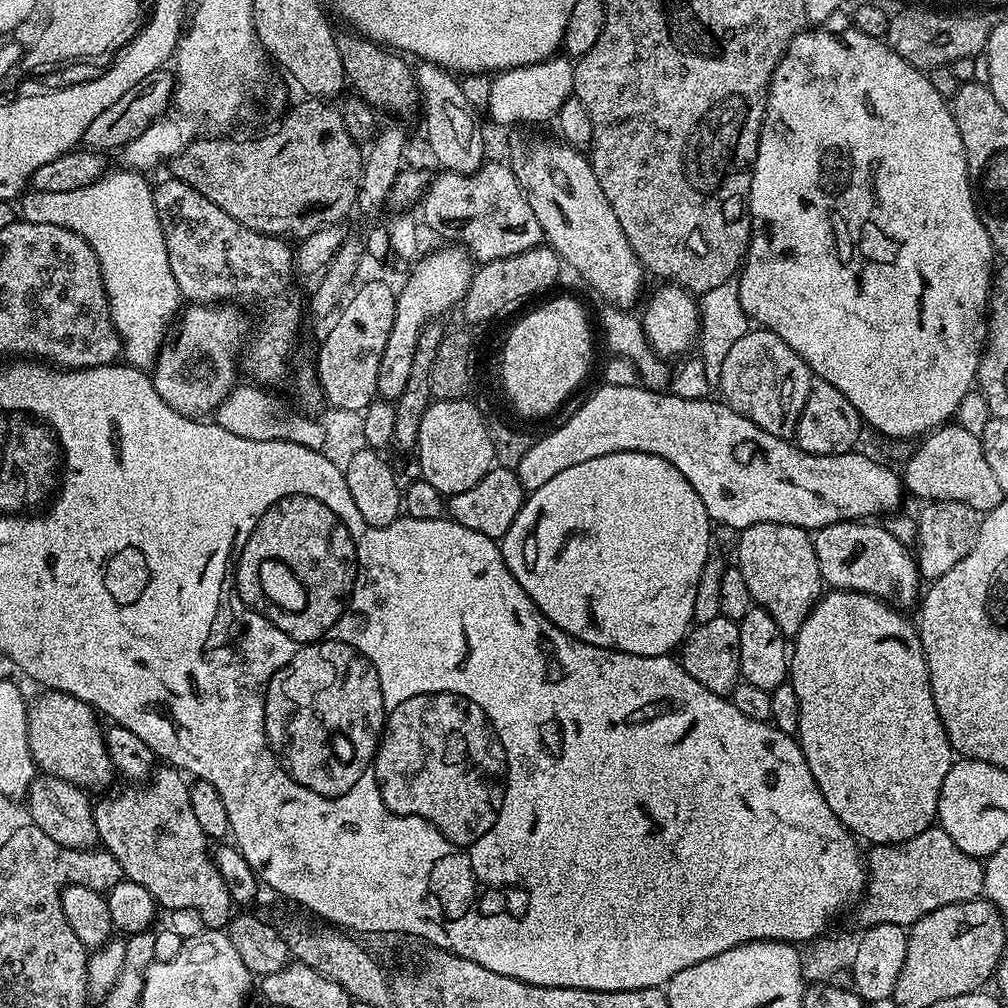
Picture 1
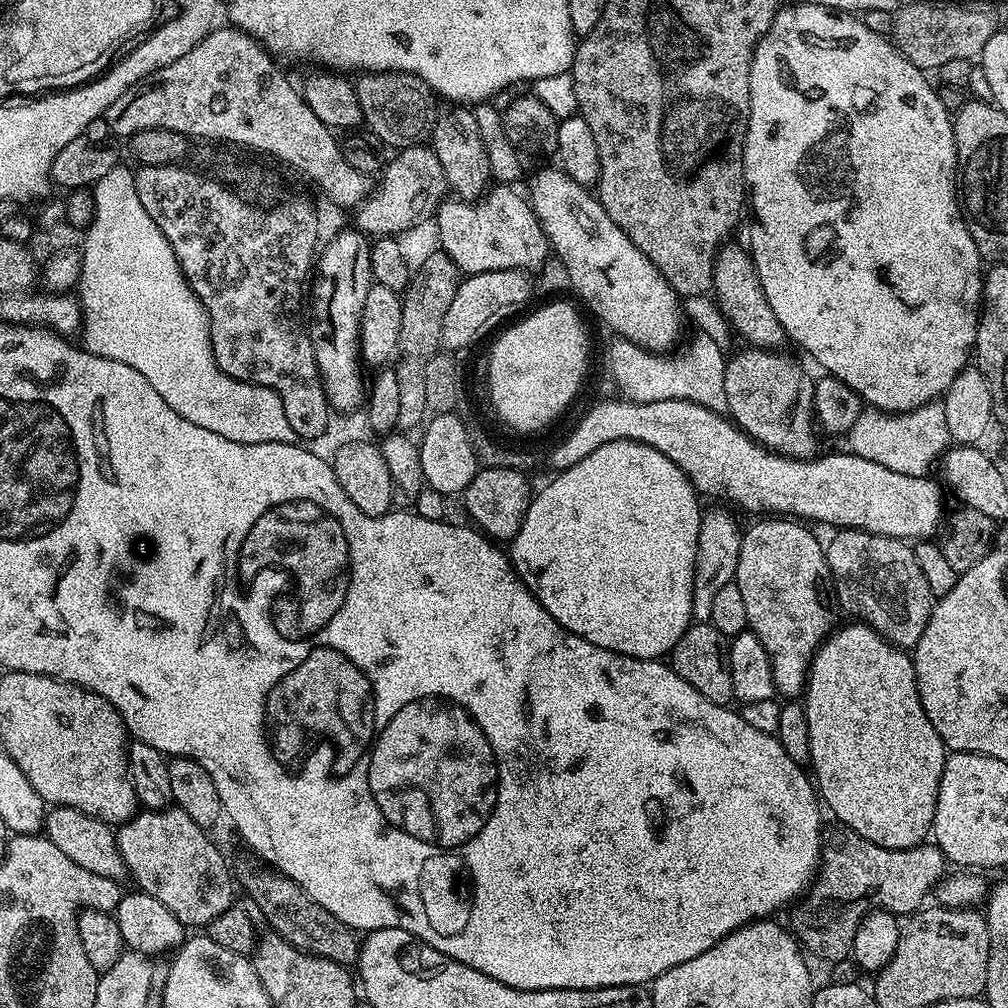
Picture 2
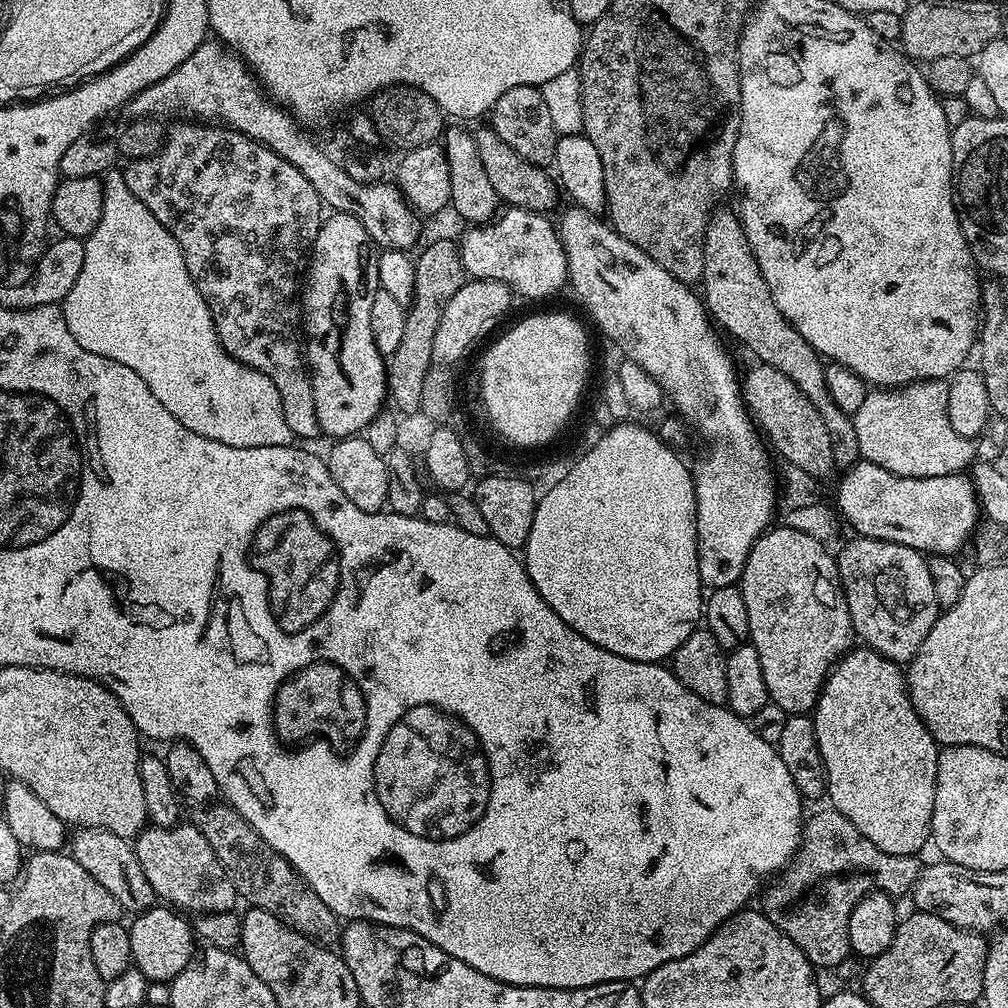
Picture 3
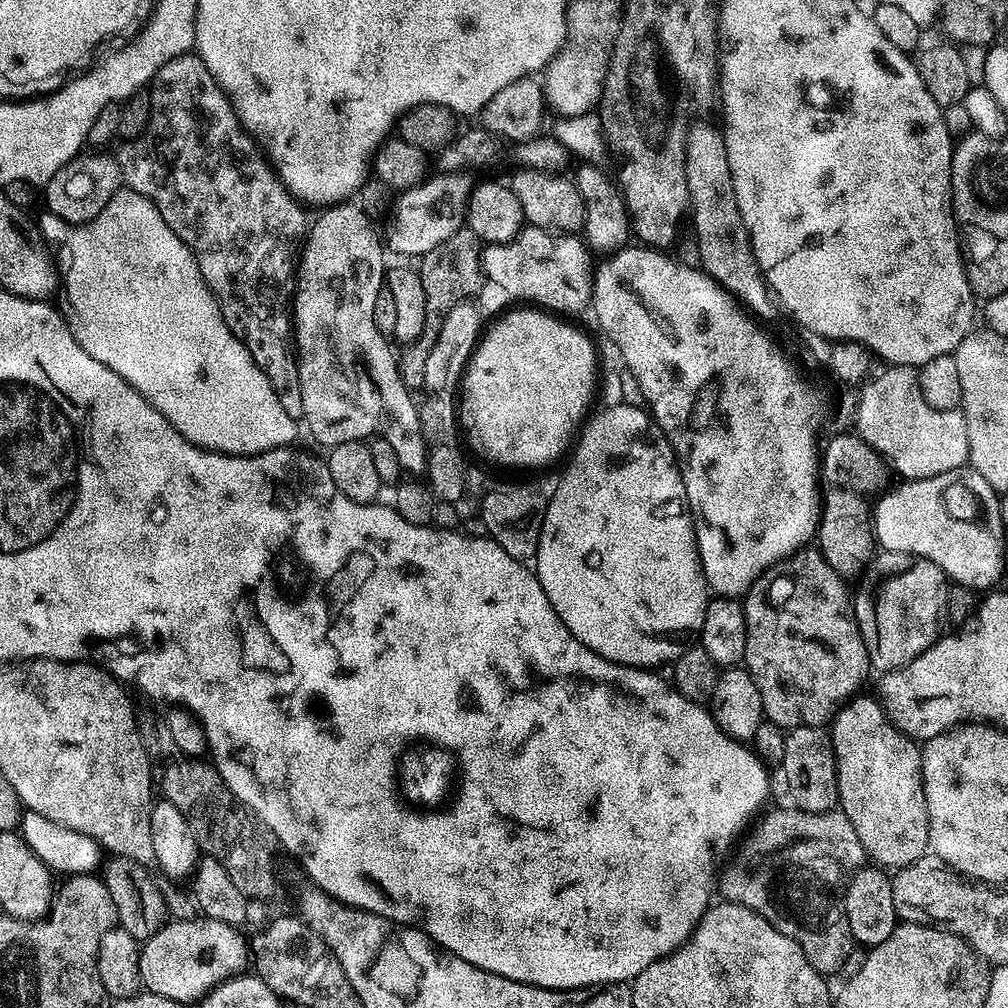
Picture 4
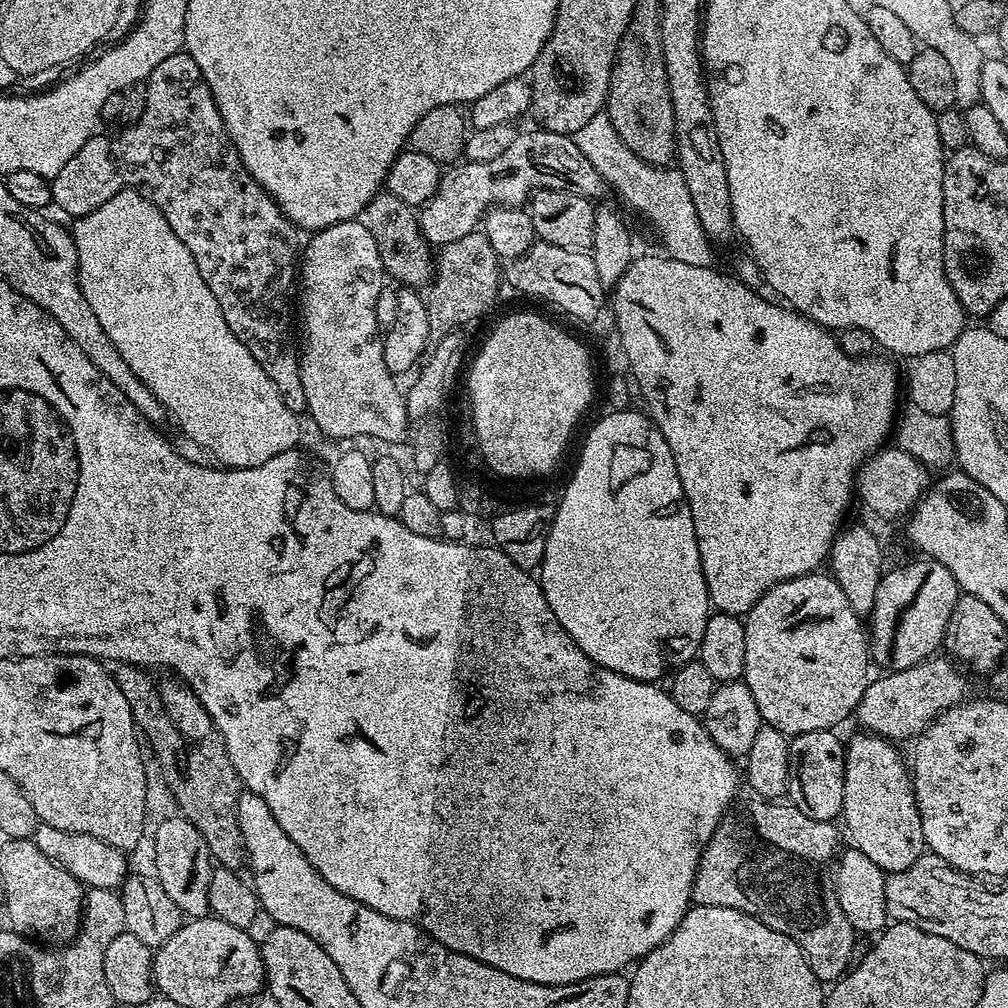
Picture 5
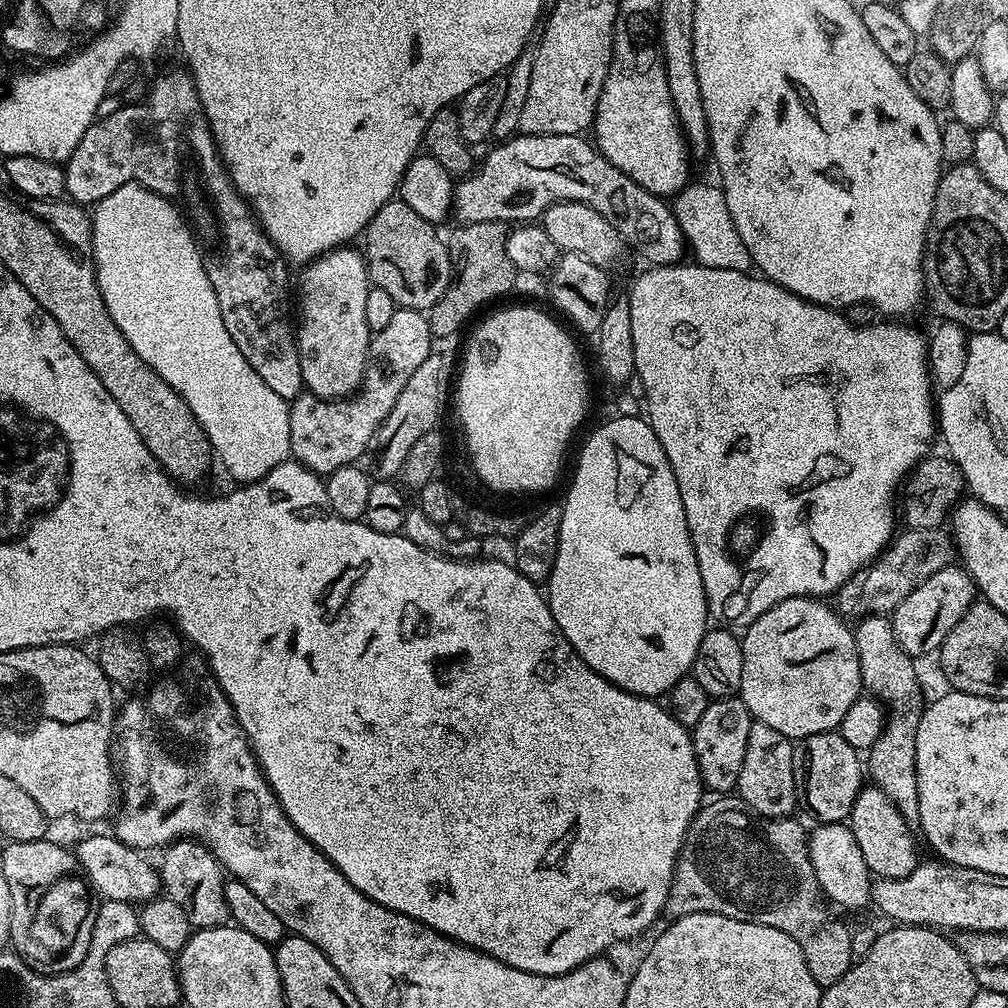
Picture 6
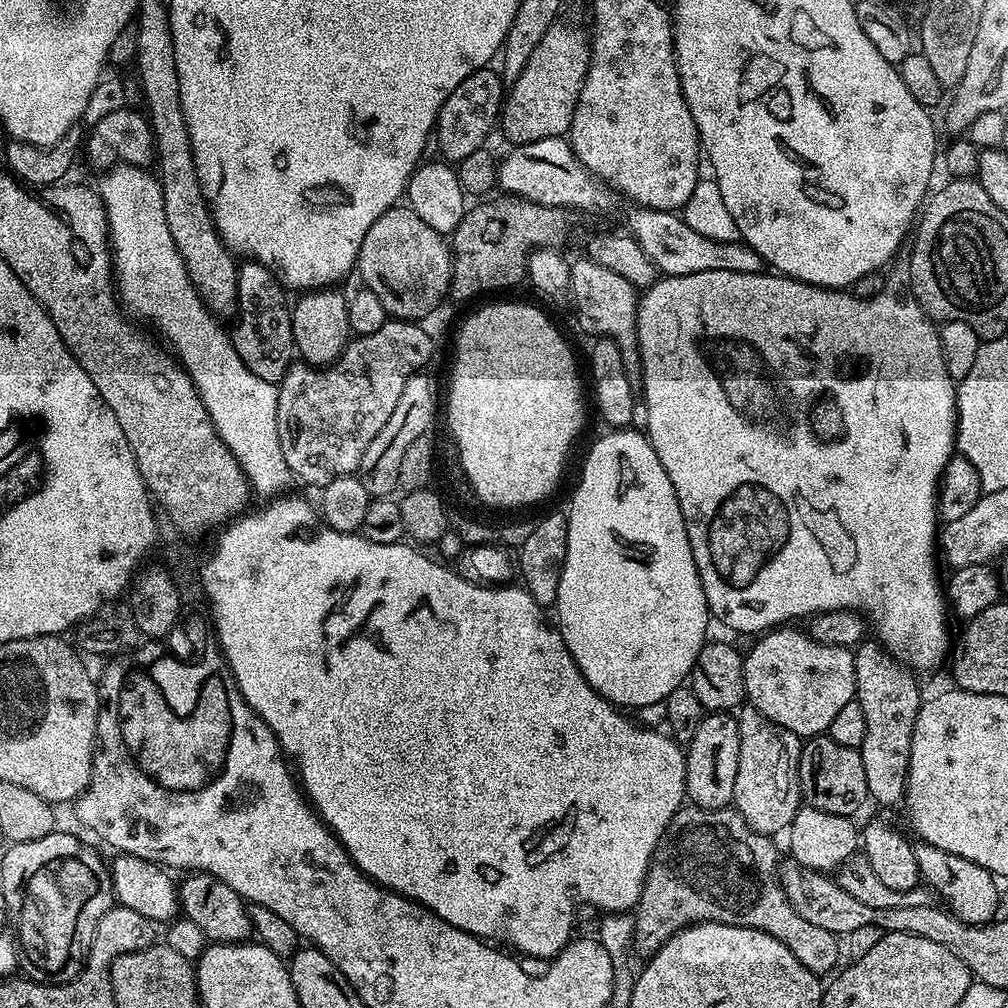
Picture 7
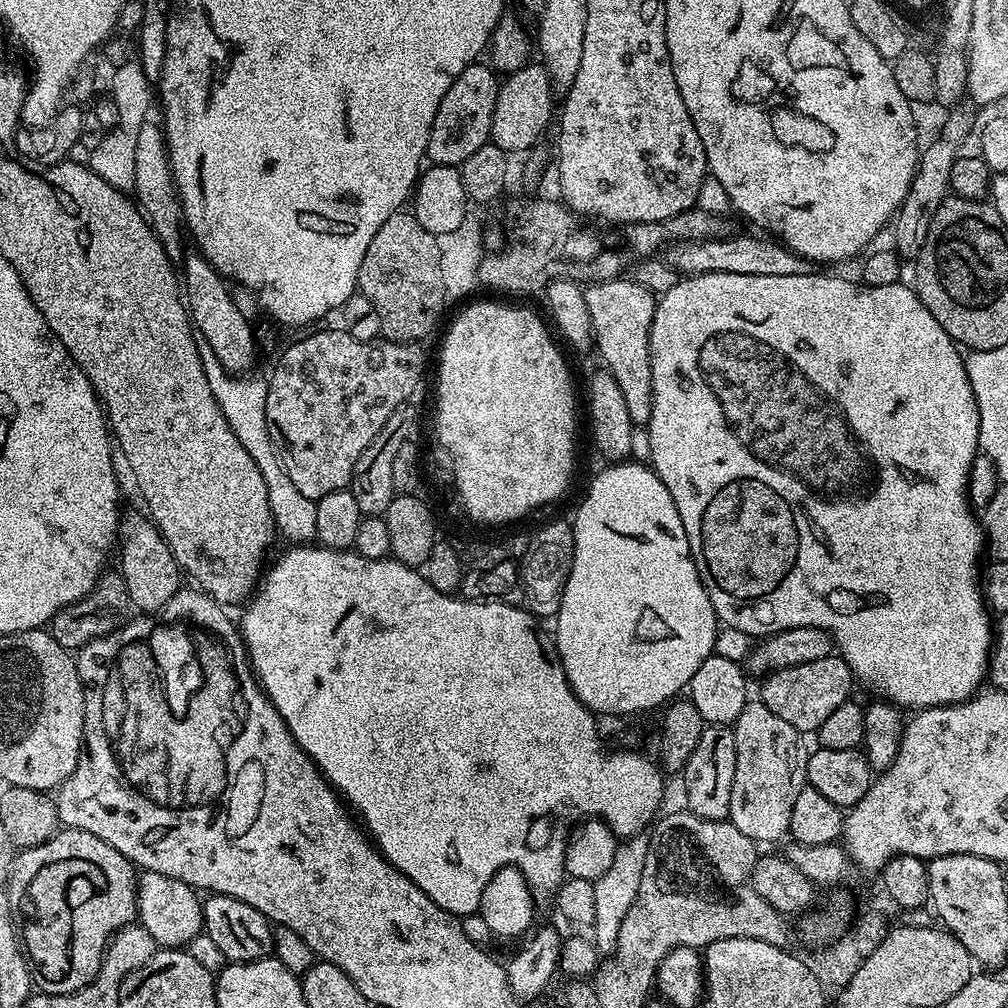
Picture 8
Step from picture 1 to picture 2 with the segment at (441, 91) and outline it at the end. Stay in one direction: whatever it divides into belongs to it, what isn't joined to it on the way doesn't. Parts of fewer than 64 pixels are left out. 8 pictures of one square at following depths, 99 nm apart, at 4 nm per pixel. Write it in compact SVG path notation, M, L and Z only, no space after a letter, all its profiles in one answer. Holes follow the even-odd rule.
M454 104L444 107L437 113L435 128L432 131L430 147L438 157L446 174L449 189L460 198L479 199L487 191L491 181L489 158L486 156L485 144L478 133L475 113L467 107Z

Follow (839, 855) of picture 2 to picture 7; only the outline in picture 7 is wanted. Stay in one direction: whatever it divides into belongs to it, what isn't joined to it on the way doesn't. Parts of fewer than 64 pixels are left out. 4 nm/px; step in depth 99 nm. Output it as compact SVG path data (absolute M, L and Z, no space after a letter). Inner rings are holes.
M681 806L656 847L644 879L644 890L635 907L635 951L644 952L643 954L654 953L670 937L692 924L729 924L762 930L778 938L778 942L782 942L782 946L786 946L786 950L790 950L790 954L794 954L794 958L798 958L798 962L802 962L806 970L817 974L828 971L831 973L841 963L840 956L842 960L841 941L830 930L822 930L822 926L813 926L806 922L806 918L802 918L802 914L798 914L798 910L794 910L794 906L786 898L780 885L778 863L776 864L776 842L773 837L754 831L735 807Z

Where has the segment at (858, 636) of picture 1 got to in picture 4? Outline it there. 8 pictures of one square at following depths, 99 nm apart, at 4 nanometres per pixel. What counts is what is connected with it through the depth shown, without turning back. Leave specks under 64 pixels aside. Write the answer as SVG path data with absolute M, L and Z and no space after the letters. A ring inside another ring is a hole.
M856 694L836 709L830 721L832 749L836 759L836 781L838 782L839 811L850 818L858 842L862 842L869 861L885 870L910 866L929 851L928 815L924 793L924 754L921 745L892 723L883 704L875 695Z

